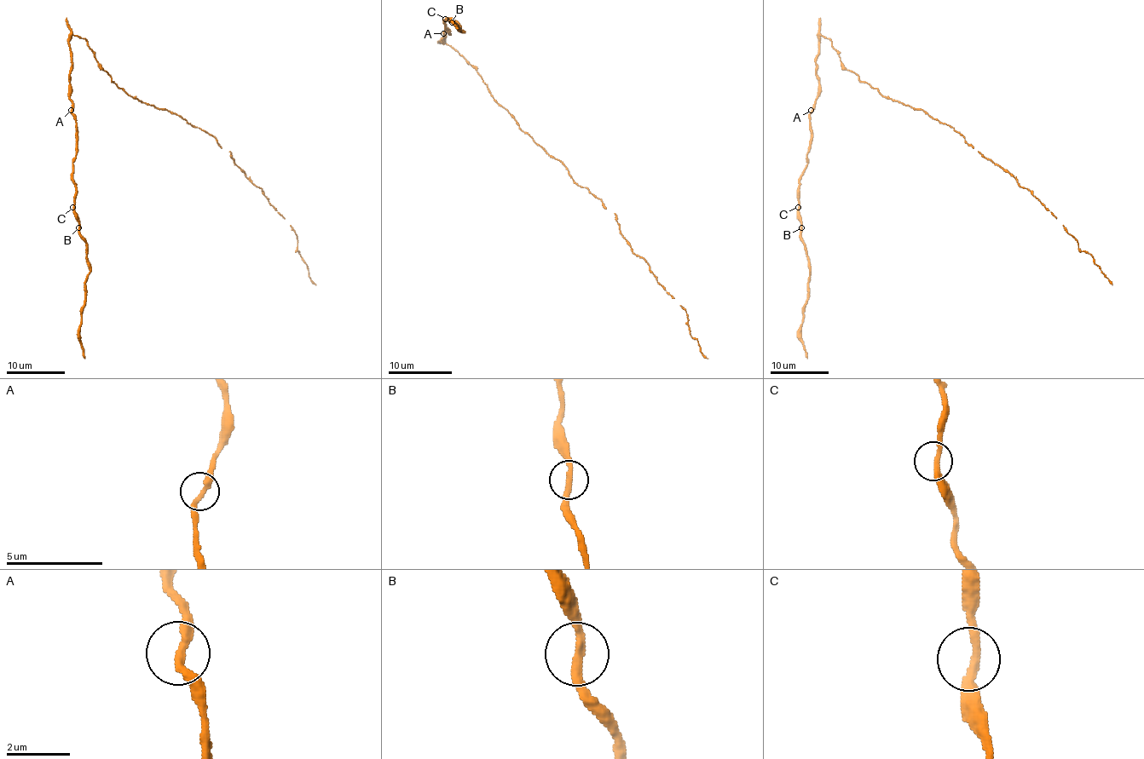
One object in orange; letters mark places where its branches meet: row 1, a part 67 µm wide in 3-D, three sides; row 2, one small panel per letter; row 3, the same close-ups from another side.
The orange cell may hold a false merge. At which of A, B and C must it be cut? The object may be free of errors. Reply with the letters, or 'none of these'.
none of these

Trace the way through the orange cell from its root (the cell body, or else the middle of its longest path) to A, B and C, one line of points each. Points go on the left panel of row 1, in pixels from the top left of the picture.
A: (109, 75), (97, 63), (87, 41), (72, 36), (70, 41), (71, 110)
B: (109, 75), (97, 63), (87, 41), (72, 36), (70, 100), (75, 120), (72, 179), (74, 214), (78, 227)
C: (109, 75), (87, 41), (72, 36), (72, 207)

